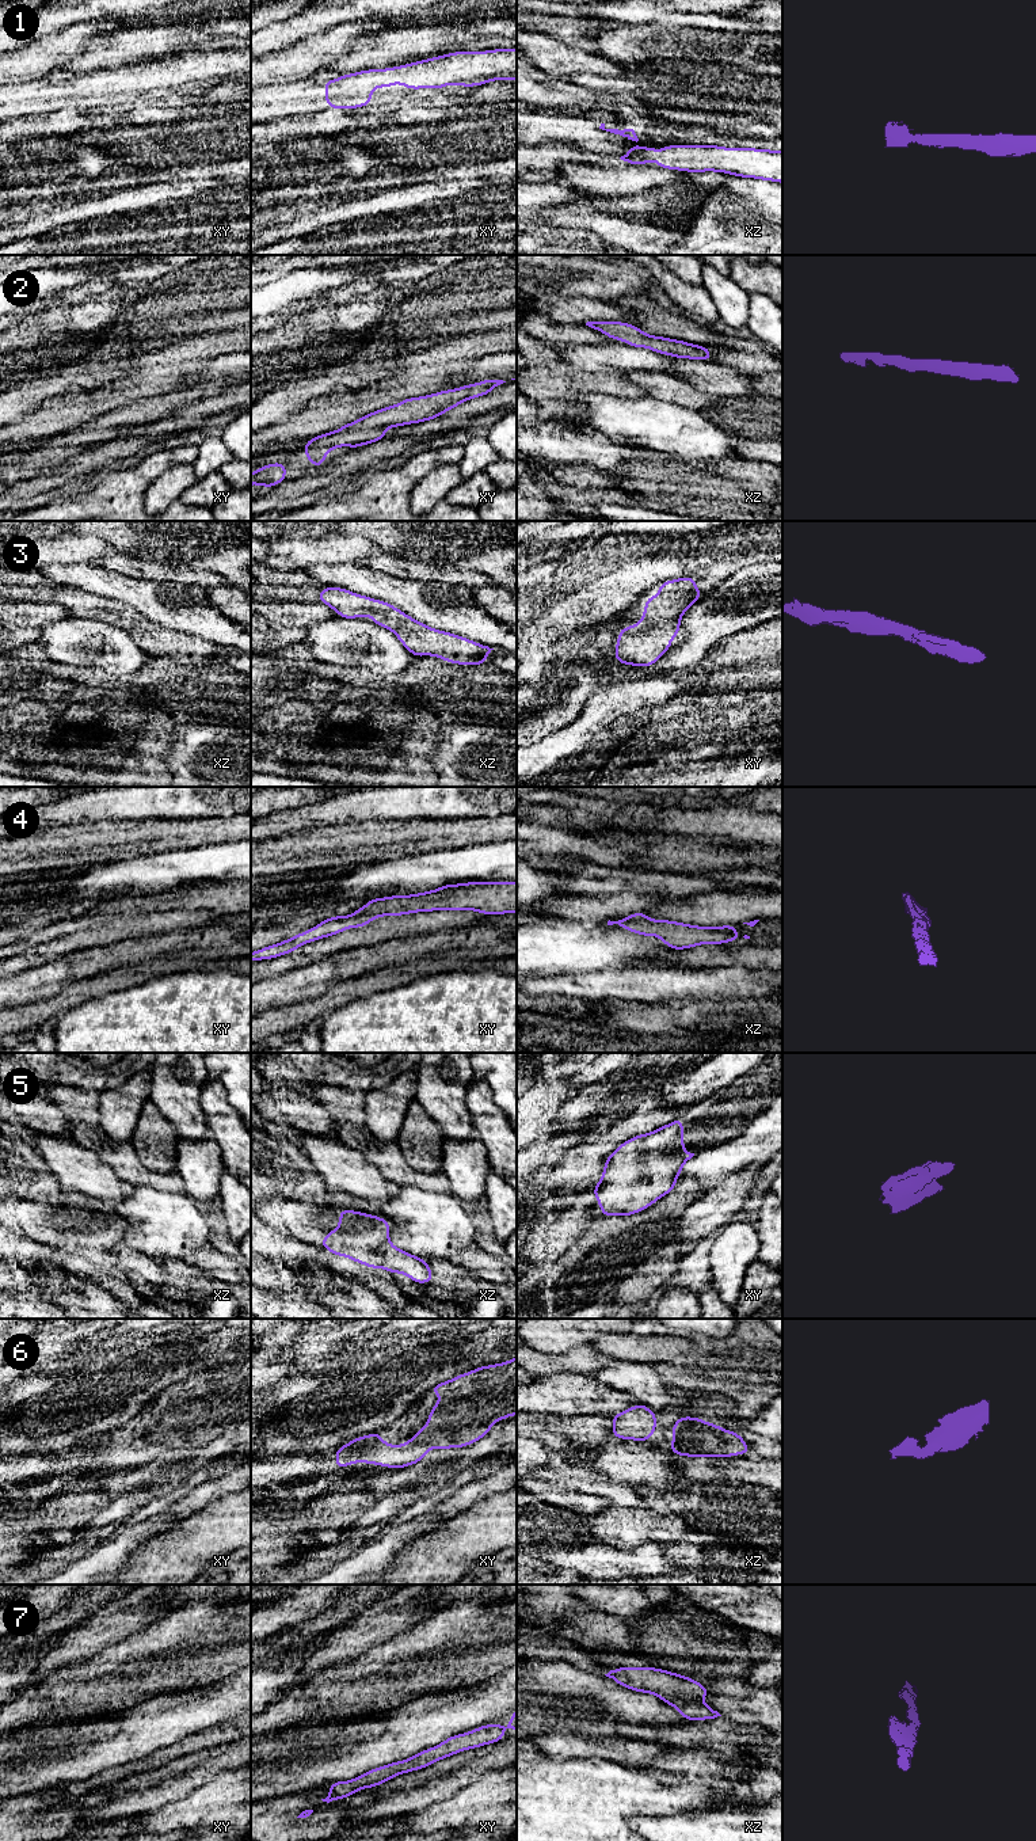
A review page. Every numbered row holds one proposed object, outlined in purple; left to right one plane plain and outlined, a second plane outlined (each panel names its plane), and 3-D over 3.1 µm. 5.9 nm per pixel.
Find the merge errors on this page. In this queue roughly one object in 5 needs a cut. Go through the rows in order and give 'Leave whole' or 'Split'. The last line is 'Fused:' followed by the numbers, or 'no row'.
1: Leave whole
2: Leave whole
3: Leave whole
4: Leave whole
5: Leave whole
6: Leave whole
7: Leave whole
Fused: no row

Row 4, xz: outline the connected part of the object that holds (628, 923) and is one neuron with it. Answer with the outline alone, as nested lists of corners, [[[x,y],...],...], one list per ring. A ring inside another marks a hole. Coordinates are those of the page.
[[[643,912],[633,913],[628,917],[622,917],[618,921],[607,921],[607,925],[618,924],[622,929],[639,933],[641,936],[652,936],[662,939],[667,948],[685,950],[700,944],[723,944],[727,942],[736,942],[742,935],[736,932],[736,925],[723,927],[698,927],[669,920],[650,920]]]

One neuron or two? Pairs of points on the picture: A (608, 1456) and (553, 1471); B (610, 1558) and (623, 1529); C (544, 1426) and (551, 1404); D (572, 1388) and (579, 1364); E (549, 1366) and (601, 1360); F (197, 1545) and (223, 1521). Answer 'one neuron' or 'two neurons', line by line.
A: two neurons
B: two neurons
C: two neurons
D: two neurons
E: one neuron
F: one neuron

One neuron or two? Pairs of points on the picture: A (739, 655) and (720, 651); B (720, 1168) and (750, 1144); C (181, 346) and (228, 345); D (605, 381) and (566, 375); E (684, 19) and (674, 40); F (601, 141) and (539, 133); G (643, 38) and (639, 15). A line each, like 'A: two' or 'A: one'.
A: one
B: one
C: one
D: one
E: two
F: one
G: two

